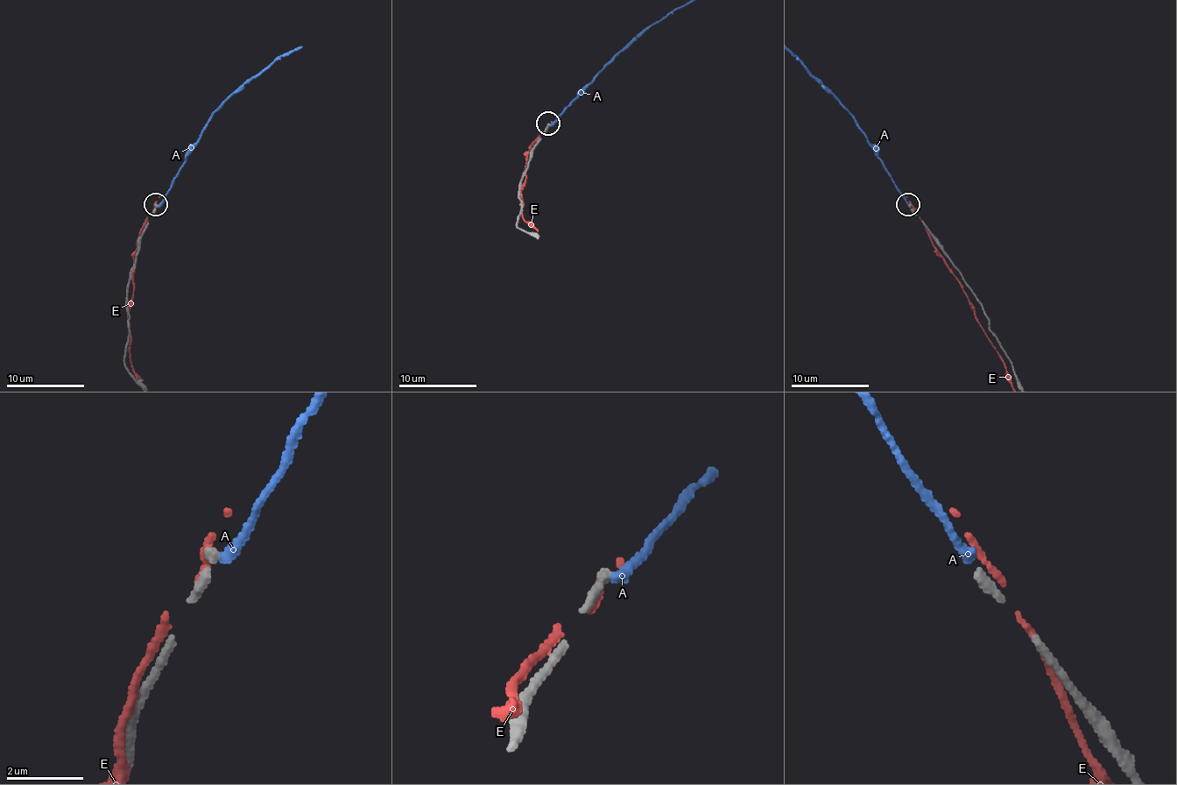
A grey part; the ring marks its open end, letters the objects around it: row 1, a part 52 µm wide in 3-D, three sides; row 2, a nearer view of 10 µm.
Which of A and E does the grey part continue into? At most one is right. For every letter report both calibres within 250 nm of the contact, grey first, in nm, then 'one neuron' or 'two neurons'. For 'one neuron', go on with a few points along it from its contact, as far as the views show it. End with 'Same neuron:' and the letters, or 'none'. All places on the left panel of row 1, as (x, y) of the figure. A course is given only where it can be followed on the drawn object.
A: 220 nm thick on the grey side, 240 nm on the other; two neurons
E: 300 nm thick on the grey side, 220 nm on the other; two neurons
Same neuron: none

